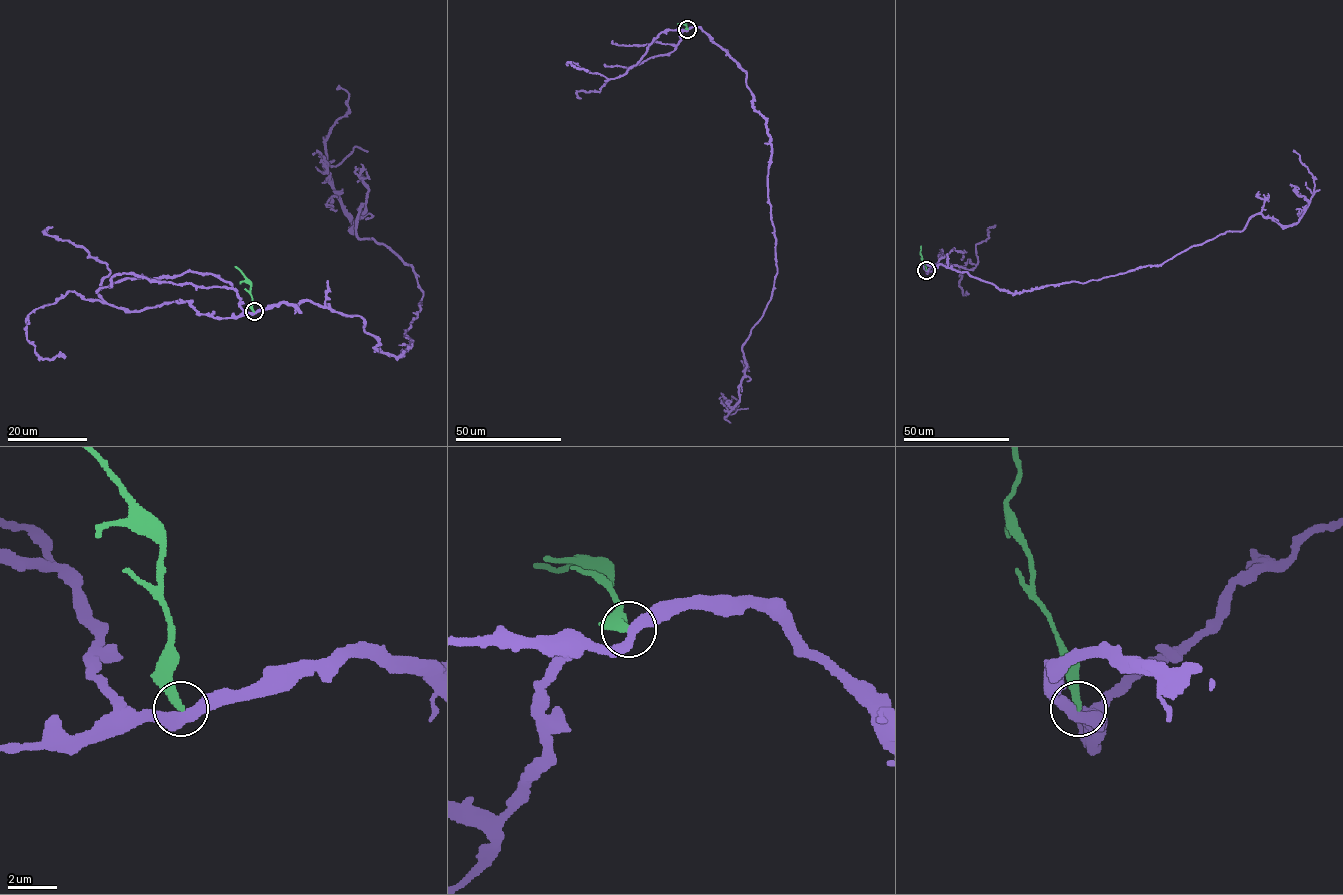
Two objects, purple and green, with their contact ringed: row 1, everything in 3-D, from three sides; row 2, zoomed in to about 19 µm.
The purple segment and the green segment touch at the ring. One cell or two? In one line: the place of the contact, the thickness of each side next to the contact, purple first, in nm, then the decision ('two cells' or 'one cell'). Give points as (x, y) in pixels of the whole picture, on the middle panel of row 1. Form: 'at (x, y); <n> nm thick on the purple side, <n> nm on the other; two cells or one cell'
at (687, 29); 400 nm thick on the purple side, 240 nm on the other; two cells

